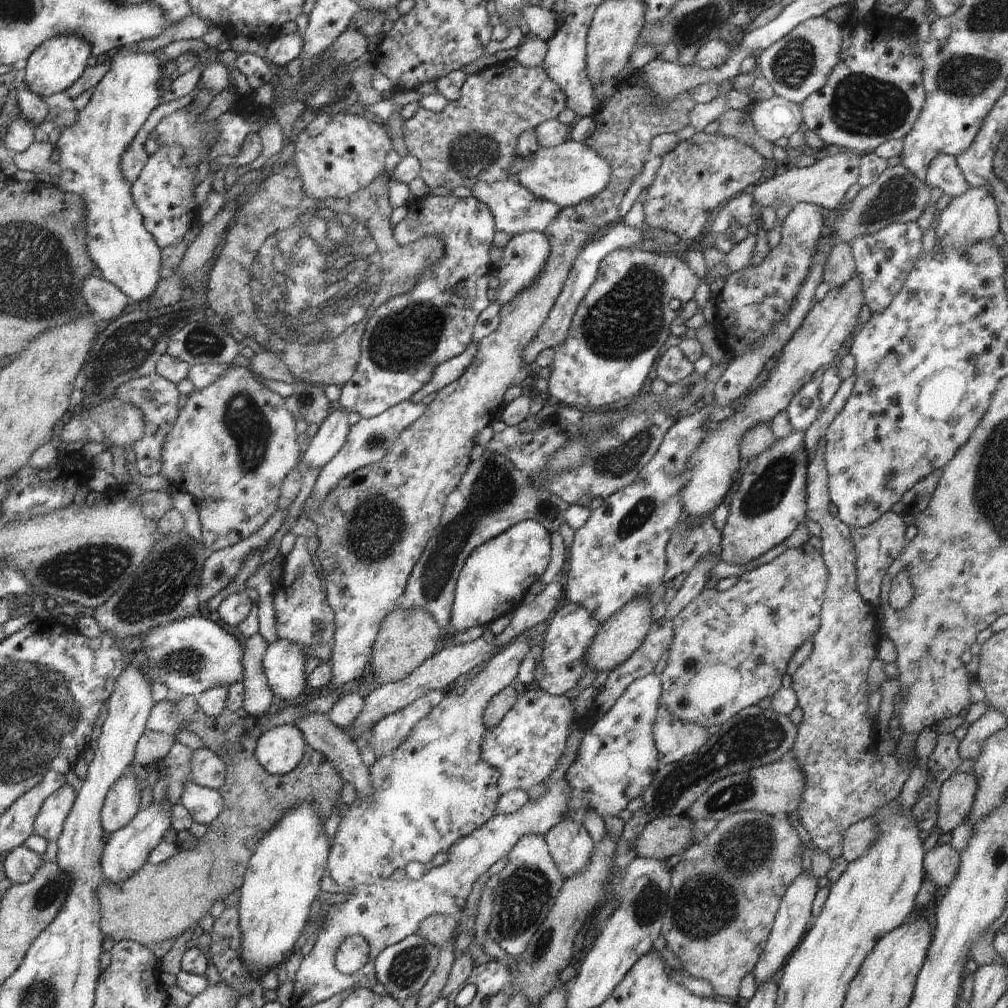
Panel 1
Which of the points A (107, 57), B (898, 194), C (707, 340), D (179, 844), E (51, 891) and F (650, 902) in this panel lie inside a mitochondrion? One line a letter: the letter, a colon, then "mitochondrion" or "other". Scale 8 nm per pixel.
A: other
B: mitochondrion
C: other
D: other
E: mitochondrion
F: mitochondrion

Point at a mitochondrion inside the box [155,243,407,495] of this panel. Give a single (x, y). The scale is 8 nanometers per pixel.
(247, 424)

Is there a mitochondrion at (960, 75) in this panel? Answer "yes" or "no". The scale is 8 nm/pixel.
yes

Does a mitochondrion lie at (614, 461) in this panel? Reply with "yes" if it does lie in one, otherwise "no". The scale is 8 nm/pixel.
yes

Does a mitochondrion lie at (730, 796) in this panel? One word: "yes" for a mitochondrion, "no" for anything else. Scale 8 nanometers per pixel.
yes

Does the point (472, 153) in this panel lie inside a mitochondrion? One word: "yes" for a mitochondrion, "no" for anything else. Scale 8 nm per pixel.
yes

